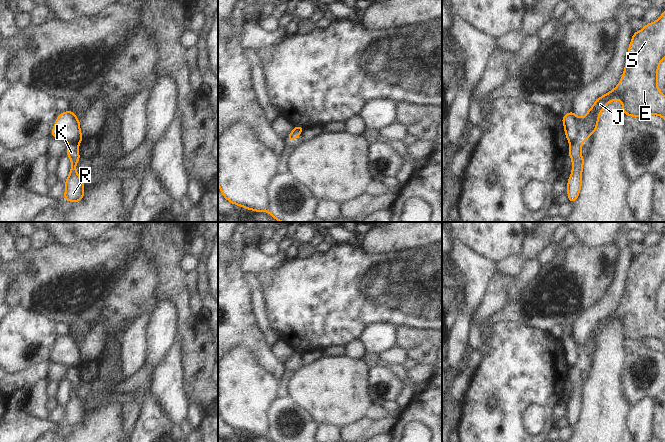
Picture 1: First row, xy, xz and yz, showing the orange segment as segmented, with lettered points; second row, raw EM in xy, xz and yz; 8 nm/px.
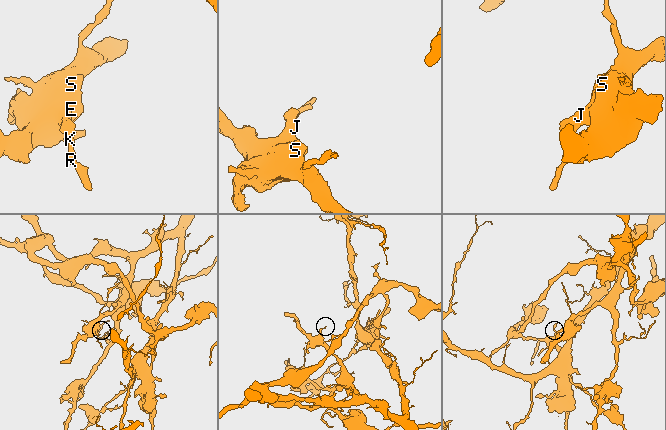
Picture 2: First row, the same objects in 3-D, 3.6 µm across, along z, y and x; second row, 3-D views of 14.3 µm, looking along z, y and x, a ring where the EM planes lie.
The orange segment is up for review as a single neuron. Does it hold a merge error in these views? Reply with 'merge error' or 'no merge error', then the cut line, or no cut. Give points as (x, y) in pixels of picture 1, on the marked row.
merge error; cut yz (582, 140), (576, 140), (570, 144)

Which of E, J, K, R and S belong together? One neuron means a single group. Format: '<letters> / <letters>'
E J S / K R

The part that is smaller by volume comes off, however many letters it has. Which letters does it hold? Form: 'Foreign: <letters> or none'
Foreign: K, R

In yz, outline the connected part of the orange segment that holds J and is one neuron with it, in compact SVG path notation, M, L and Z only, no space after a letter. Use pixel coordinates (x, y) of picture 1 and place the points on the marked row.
M665 10L658 20L634 32L618 85L600 96L584 117L578 117L573 111L562 116L568 142L585 141L594 134L602 110L617 99L622 102L625 115L659 115L665 120L665 96L657 87L658 68L664 58Z

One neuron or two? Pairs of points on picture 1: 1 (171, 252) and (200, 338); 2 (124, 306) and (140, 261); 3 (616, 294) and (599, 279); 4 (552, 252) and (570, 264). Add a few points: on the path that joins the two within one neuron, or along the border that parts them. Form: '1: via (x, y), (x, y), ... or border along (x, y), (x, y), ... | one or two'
1: via (171, 274), (172, 286), (179, 297), (187, 320) | one
2: via (130, 295), (139, 285), (140, 272) | one
3: border along (618, 265), (613, 283), (606, 294), (594, 305) | two
4: border along (560, 251), (553, 259), (542, 266) | two

